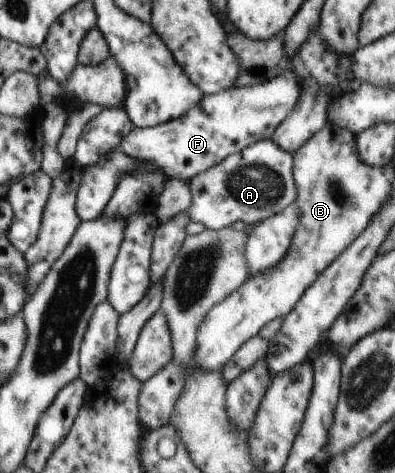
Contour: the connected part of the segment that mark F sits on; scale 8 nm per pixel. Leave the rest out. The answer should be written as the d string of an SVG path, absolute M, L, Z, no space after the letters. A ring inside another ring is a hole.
M287 69L271 81L241 89L225 89L217 95L207 95L199 105L177 121L149 128L133 129L124 137L119 149L132 158L159 166L169 178L188 182L193 176L221 163L229 155L240 152L255 142L271 139L281 121L297 105L302 93L300 81Z

